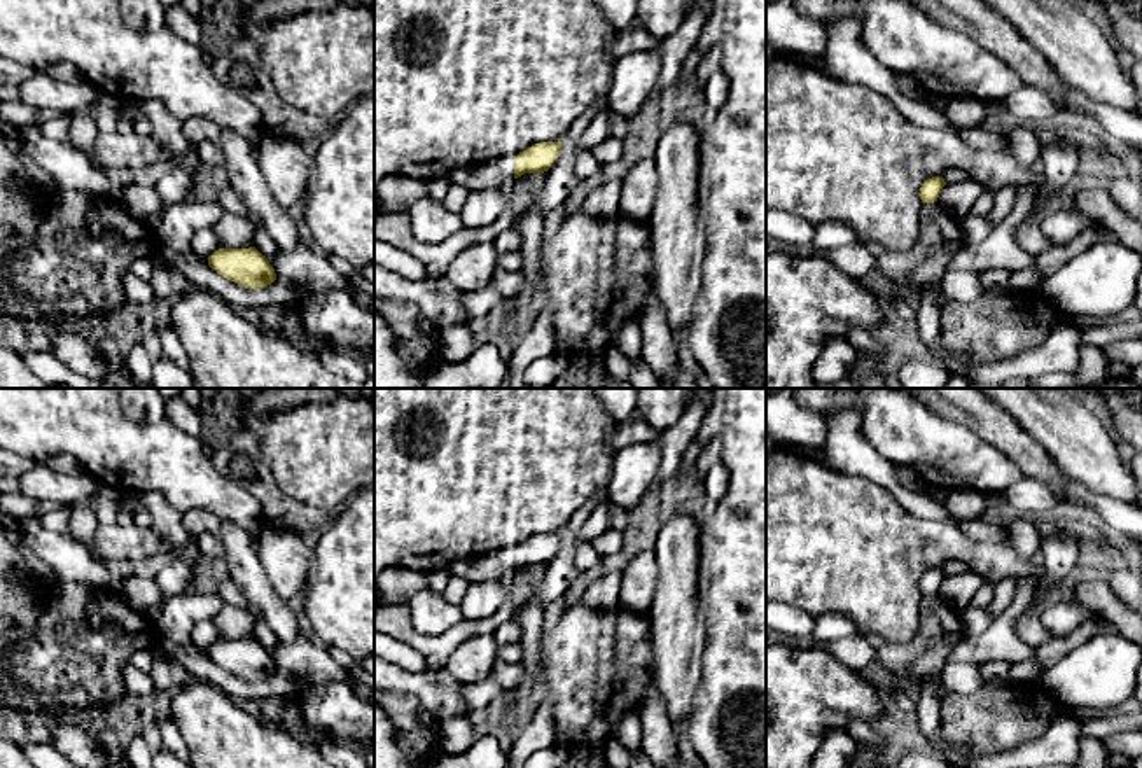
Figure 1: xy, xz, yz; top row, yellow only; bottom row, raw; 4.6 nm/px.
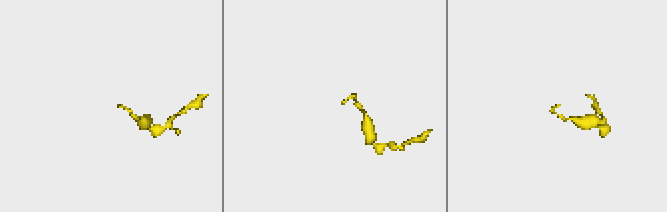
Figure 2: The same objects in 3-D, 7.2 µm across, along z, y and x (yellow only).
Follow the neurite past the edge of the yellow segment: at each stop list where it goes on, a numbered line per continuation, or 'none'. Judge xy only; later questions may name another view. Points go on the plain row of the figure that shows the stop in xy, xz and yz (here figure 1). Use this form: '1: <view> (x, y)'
none

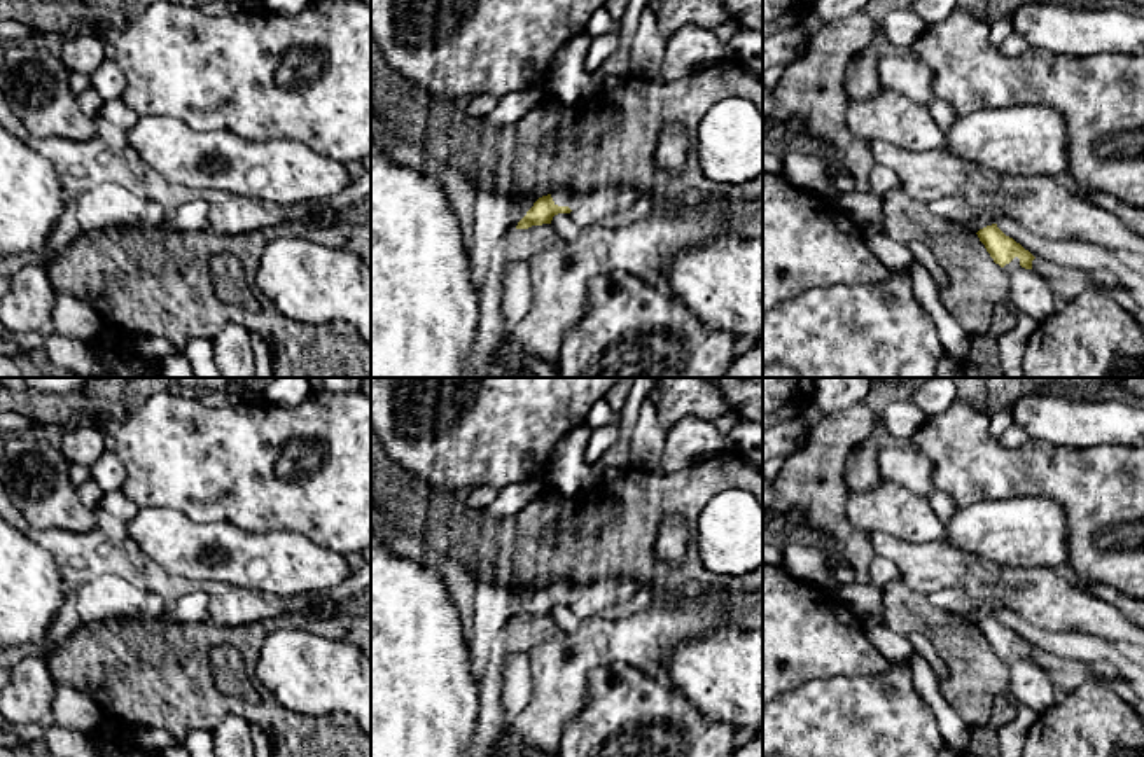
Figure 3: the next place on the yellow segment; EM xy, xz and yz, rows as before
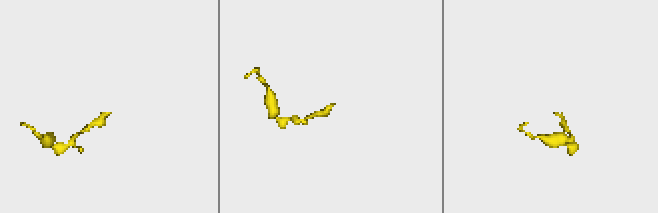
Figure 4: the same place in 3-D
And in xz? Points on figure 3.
1: xz (564, 590)

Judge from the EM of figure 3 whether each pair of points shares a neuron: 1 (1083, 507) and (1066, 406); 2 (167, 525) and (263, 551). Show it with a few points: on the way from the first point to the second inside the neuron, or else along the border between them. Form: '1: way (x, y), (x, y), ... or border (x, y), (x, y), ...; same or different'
1: border (1032, 437), (1074, 448), (1115, 446); different
2: way (191, 535), (217, 535), (238, 551); same

